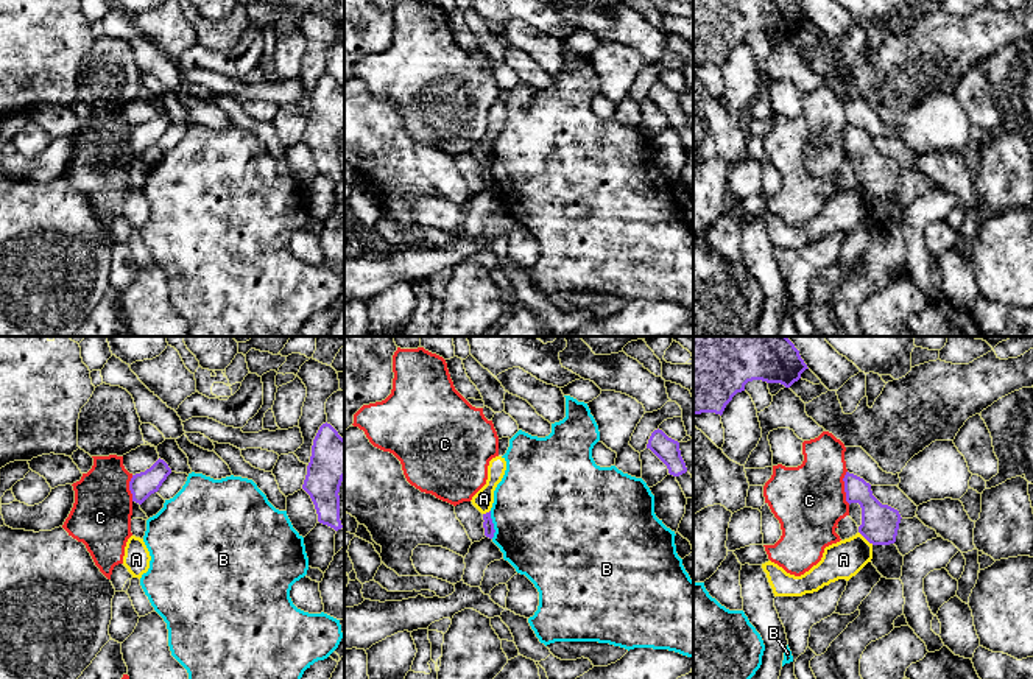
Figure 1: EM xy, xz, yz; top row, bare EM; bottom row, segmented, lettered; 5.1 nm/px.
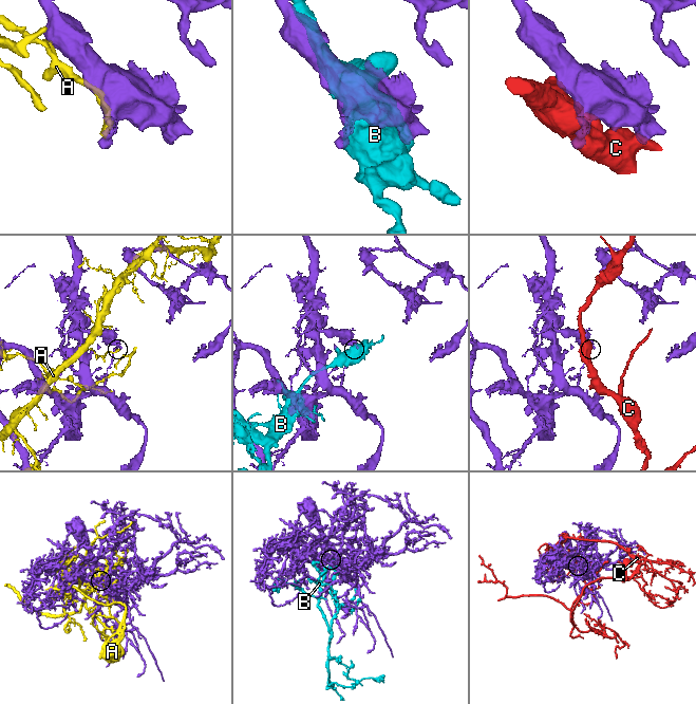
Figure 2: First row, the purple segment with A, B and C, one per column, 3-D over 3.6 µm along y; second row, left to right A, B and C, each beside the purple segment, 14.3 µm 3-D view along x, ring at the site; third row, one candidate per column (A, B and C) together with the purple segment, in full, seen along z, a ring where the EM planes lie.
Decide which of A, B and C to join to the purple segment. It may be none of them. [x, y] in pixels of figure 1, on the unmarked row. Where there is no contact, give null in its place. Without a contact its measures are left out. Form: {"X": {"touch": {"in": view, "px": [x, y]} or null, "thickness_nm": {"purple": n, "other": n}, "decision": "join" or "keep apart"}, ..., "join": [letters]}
{"A": {"touch": {"in": "yz", "px": [867, 190]}, "thickness_nm": {"purple": 190, "other": 190}, "decision": "keep apart"}, "B": {"touch": {"in": "xz", "px": [493, 176]}, "thickness_nm": {"purple": 60, "other": 500}, "decision": "keep apart"}, "C": {"touch": {"in": "yz", "px": [845, 139]}, "thickness_nm": {"purple": 190, "other": 380}, "decision": "keep apart"}, "join": []}

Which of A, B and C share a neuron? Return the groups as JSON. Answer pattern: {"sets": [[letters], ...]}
{"sets": [["A"], ["B"], ["C"]]}

